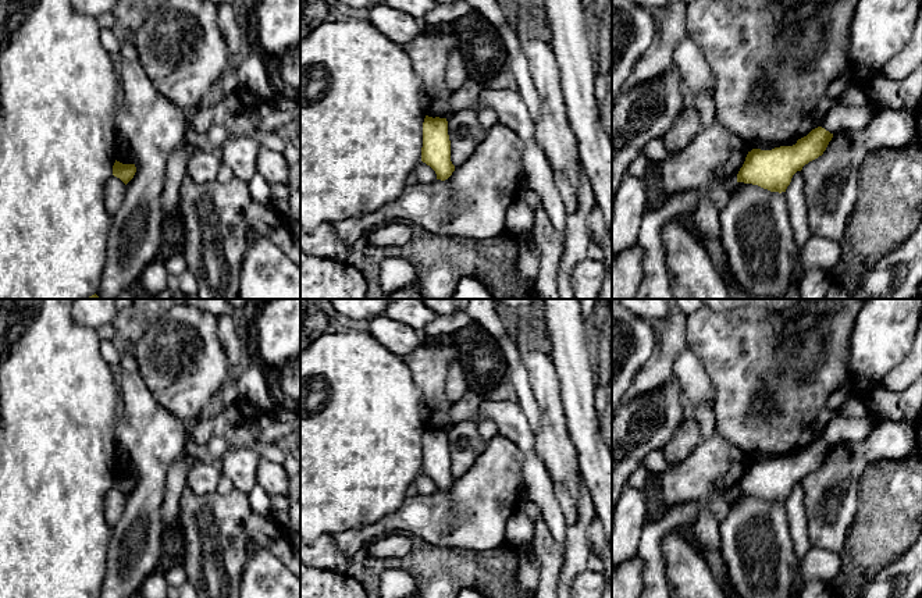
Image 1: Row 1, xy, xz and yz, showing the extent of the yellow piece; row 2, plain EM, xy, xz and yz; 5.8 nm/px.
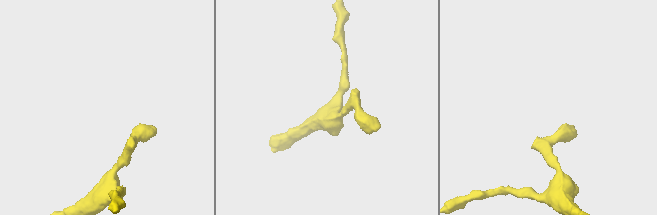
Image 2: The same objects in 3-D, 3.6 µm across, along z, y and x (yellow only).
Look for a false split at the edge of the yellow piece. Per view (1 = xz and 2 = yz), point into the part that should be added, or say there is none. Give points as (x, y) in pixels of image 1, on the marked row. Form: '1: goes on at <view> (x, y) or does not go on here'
1: does not go on here
2: does not go on here

